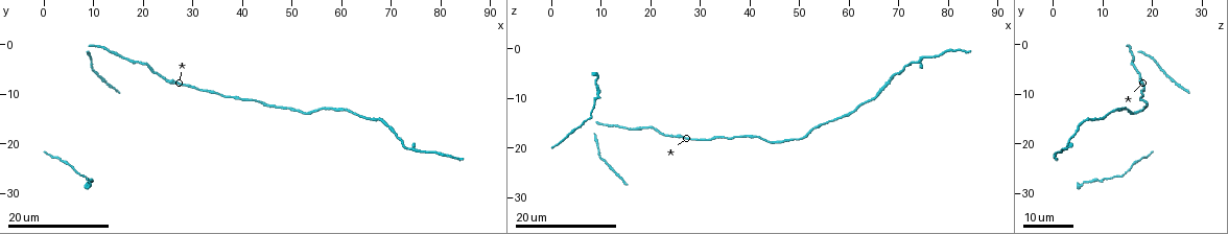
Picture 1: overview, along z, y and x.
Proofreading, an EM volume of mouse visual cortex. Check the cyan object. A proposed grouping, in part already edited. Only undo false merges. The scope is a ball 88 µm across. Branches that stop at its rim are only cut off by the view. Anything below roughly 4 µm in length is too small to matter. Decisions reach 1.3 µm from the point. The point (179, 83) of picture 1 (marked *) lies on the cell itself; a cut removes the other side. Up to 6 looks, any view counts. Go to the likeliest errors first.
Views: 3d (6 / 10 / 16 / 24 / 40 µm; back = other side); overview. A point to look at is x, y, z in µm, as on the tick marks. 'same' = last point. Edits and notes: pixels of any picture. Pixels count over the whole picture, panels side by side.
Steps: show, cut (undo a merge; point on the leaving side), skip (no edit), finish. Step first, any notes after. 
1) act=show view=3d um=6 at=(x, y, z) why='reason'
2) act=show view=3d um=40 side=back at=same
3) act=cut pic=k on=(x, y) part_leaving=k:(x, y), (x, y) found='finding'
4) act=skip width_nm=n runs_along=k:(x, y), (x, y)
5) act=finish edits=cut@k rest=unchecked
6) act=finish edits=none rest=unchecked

act=show view=3d um=24 at=(70.0, 16.5, 5.0) why='a narrow waist'

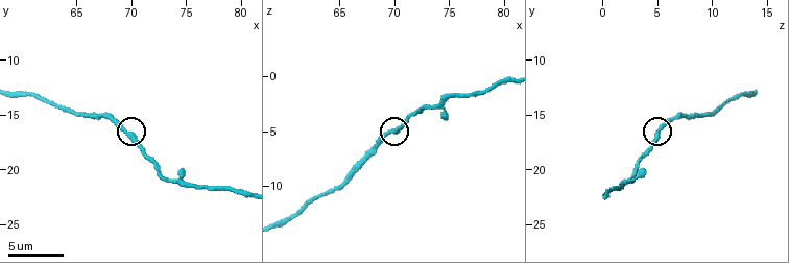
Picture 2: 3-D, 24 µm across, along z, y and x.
act=show view=3d um=6 at=(69.8, 16.6, 5.0)

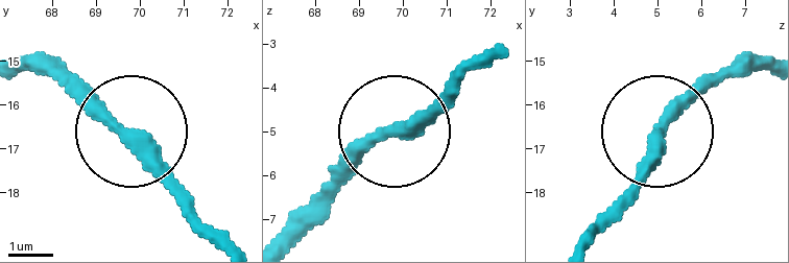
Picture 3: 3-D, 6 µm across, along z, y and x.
act=skip runs_along=3:(769, 60), (701, 82), (616, 201) found='continuous, no second cell'

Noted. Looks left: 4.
act=show view=3d um=16 at=(8.5, 27.0, 10.5)

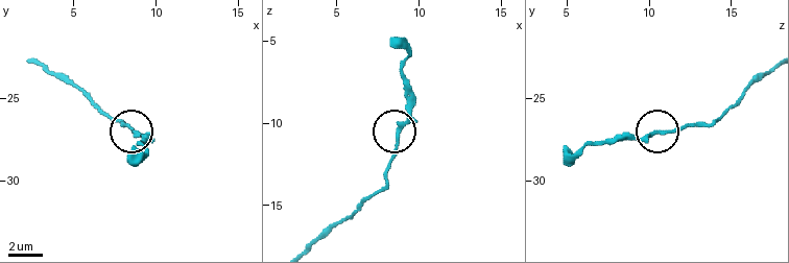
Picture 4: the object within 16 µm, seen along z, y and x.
act=show view=3d um=6 at=(8.8, 27.0, 10.7)

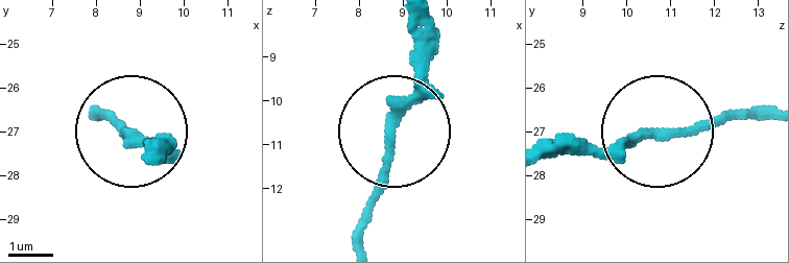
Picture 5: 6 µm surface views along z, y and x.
act=show view=3d um=6 side=back at=(8.70, 27.05, 10.60) why='other side'

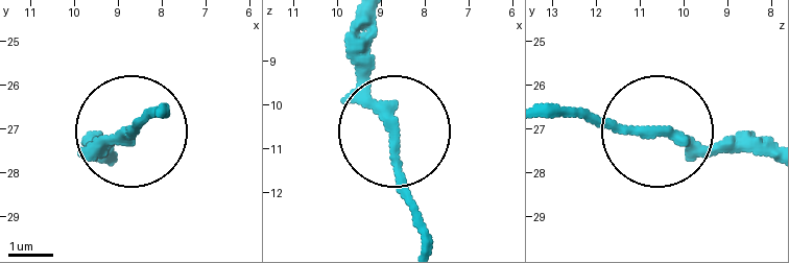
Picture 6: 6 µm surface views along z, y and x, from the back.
act=skip width_nm=220 found='all the same cell'

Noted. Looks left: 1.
act=finish edits=none rest=unchecked

